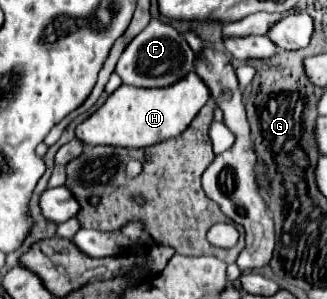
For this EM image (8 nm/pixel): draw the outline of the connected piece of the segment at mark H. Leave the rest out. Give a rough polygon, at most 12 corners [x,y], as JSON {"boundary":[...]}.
{"boundary":[[195,72],[119,86],[77,126],[85,144],[145,148],[179,136],[209,98]]}

